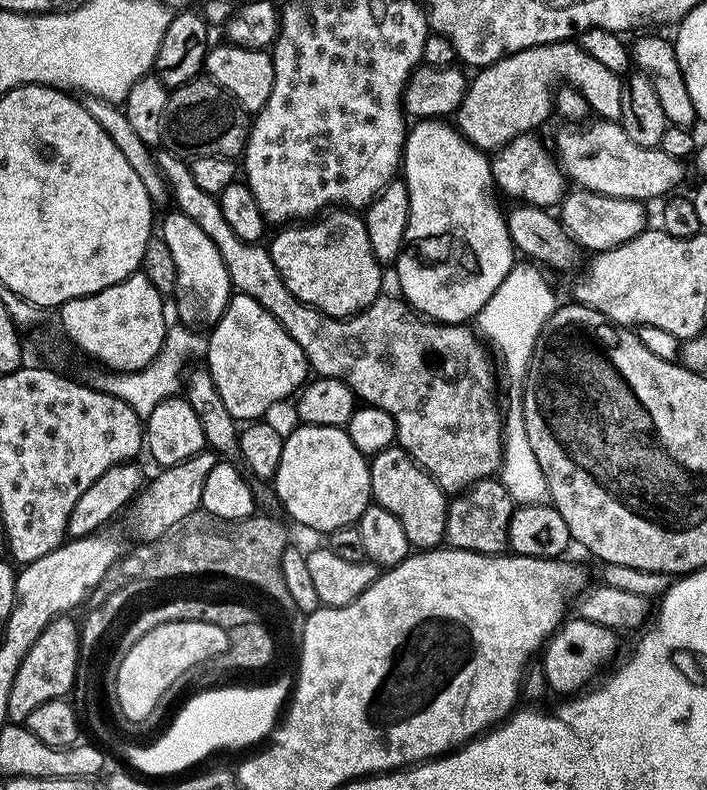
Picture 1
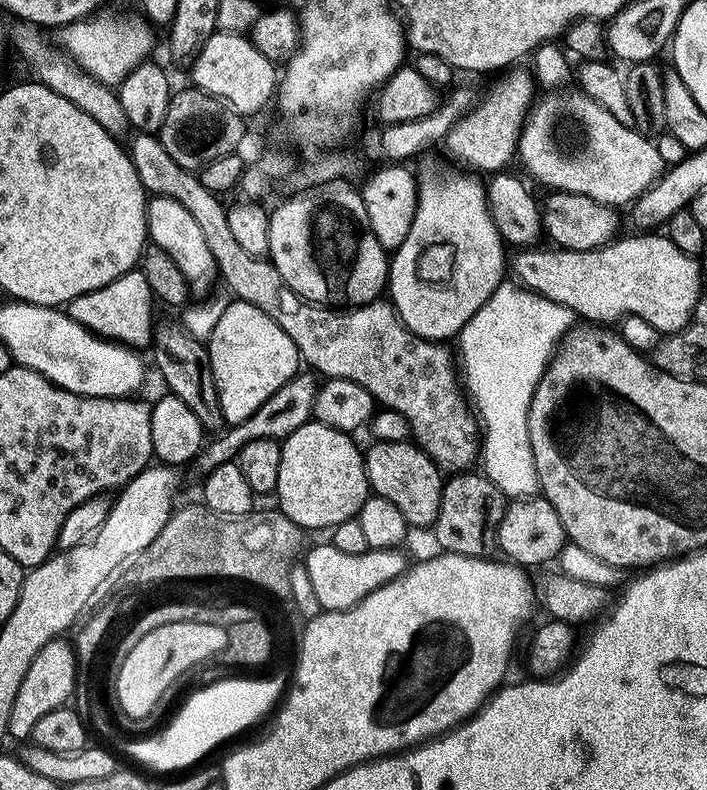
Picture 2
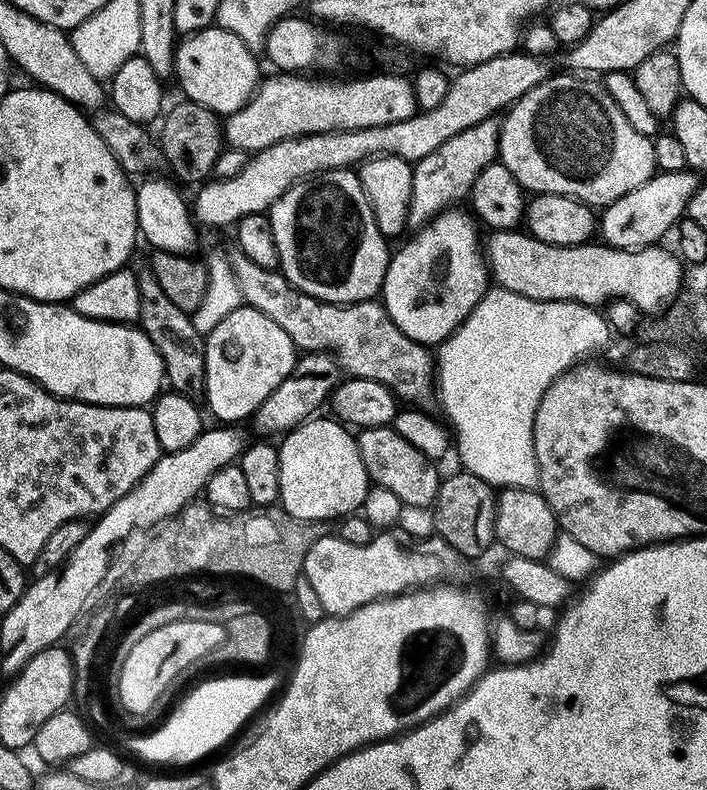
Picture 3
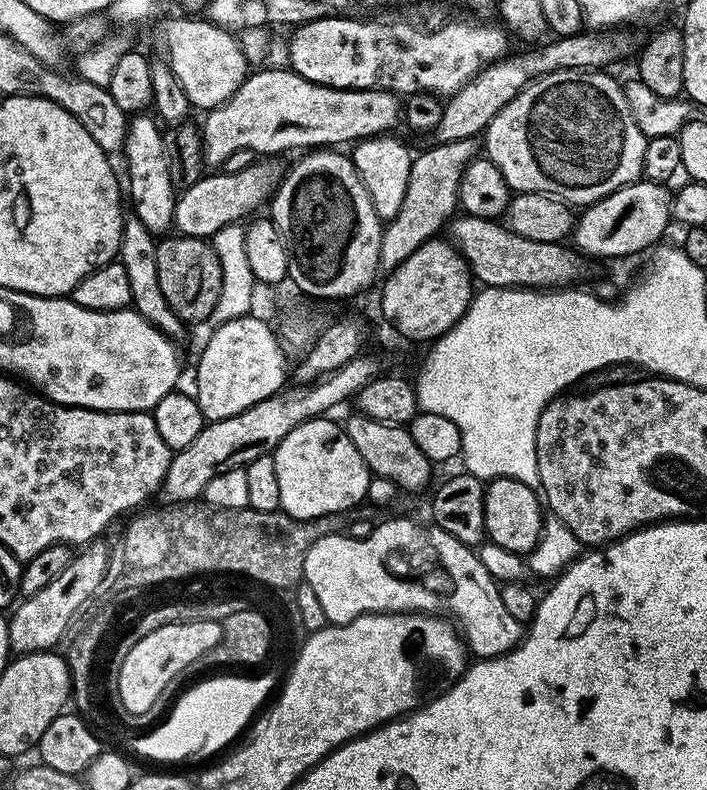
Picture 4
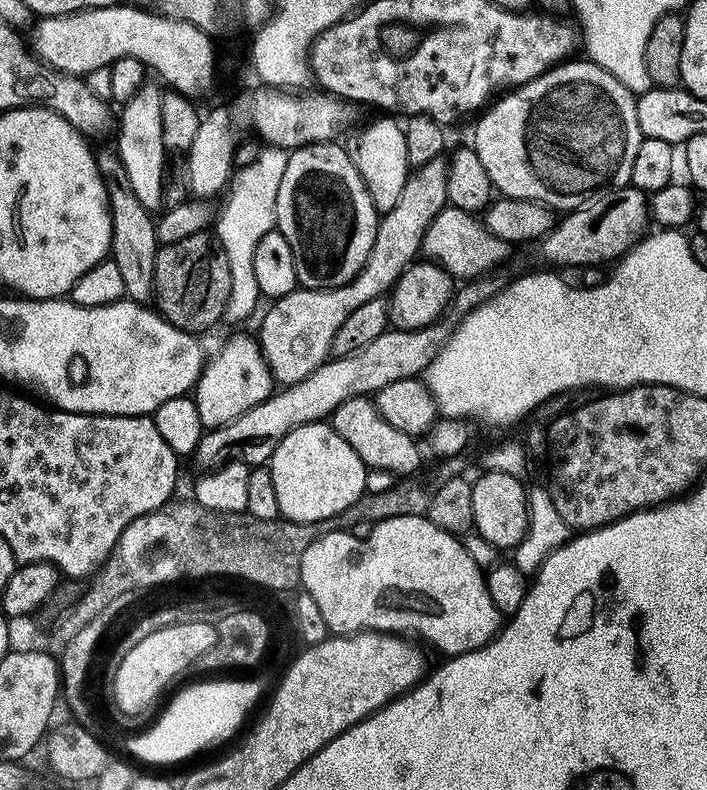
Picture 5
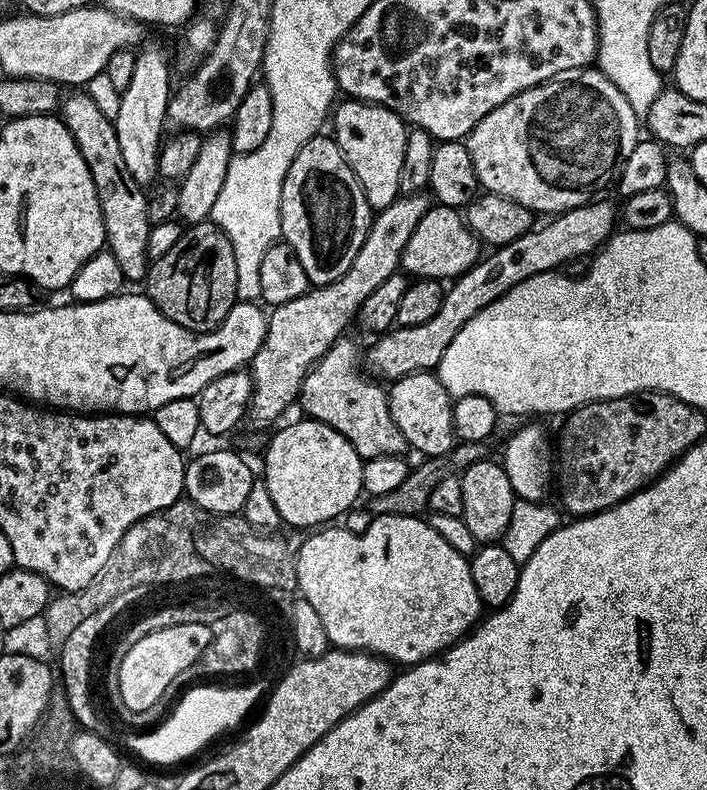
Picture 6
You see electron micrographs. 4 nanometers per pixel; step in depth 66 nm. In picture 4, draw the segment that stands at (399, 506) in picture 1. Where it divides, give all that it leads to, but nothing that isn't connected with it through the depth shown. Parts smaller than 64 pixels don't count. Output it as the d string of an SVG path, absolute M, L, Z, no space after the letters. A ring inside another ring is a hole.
M353 414L346 423L346 431L350 442L354 442L354 450L362 454L372 476L386 478L394 482L397 489L404 491L405 488L408 492L416 492L427 486L434 468L433 461L428 460L422 450L418 450L418 442L414 442L407 427L374 422L365 416Z

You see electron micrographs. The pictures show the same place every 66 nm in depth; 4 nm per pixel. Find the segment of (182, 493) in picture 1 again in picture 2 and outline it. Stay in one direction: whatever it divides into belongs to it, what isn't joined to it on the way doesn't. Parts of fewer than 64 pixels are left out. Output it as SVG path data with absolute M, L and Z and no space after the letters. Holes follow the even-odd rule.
M303 371L297 373L286 385L280 387L258 408L258 410L243 421L241 424L231 425L223 431L220 437L212 439L201 449L194 461L194 466L201 471L201 475L207 475L220 464L231 463L239 454L246 442L252 442L255 438L266 438L283 440L309 423L313 417L313 404L317 398L317 390L320 382L315 373Z

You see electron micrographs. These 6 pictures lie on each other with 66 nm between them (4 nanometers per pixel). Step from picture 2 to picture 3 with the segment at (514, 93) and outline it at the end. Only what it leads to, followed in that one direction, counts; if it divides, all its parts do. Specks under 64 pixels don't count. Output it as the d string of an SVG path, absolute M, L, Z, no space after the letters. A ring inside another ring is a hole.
M495 119L478 122L478 126L470 126L462 130L462 134L454 134L450 142L442 142L434 154L426 154L426 158L415 161L412 170L412 194L408 207L408 228L419 230L430 223L434 217L447 212L460 199L467 197L472 184L486 170L486 166L497 163L500 154L500 127Z

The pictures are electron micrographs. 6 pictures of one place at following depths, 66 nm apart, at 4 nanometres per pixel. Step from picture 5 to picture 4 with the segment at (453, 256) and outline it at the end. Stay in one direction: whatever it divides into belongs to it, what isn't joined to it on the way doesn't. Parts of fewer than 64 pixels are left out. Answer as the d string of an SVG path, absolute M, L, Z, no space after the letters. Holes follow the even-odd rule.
M460 214L451 221L451 228L451 243L464 255L469 272L481 285L489 288L556 290L561 286L575 285L575 280L584 272L585 257L571 247L563 243L530 242L530 238L514 234L496 220Z

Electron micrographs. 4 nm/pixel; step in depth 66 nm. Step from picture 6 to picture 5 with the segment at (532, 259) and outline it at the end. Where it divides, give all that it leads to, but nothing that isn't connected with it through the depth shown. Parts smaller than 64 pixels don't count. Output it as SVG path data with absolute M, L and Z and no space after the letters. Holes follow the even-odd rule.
M625 186L605 191L573 208L553 223L538 248L548 264L560 268L578 267L580 264L607 265L615 262L645 235L644 227L650 224L650 204L645 193ZM496 270L461 283L455 289L450 305L450 316L453 316L453 320L441 318L435 324L427 324L424 328L393 327L384 331L354 353L325 360L322 366L318 366L318 370L314 370L314 374L310 374L302 382L283 387L258 406L246 410L246 414L231 420L229 424L205 431L196 447L194 460L205 464L203 467L208 470L229 462L249 466L267 465L278 442L290 429L323 421L331 417L332 411L342 402L355 396L374 394L382 390L382 386L390 386L390 382L398 382L402 378L415 380L423 377L430 362L438 358L446 342L452 337L457 322L469 316L477 306L504 287L506 277L502 273L503 271Z

